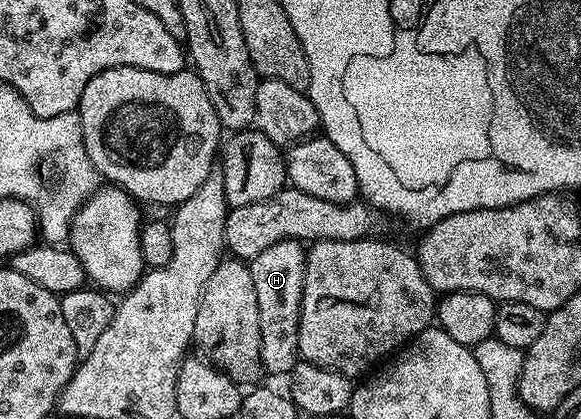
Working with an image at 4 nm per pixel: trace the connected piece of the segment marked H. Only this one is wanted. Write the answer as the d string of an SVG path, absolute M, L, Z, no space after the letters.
M283 239L250 260L260 318L260 366L272 375L287 376L298 362L298 325L304 288L306 247L299 239Z

